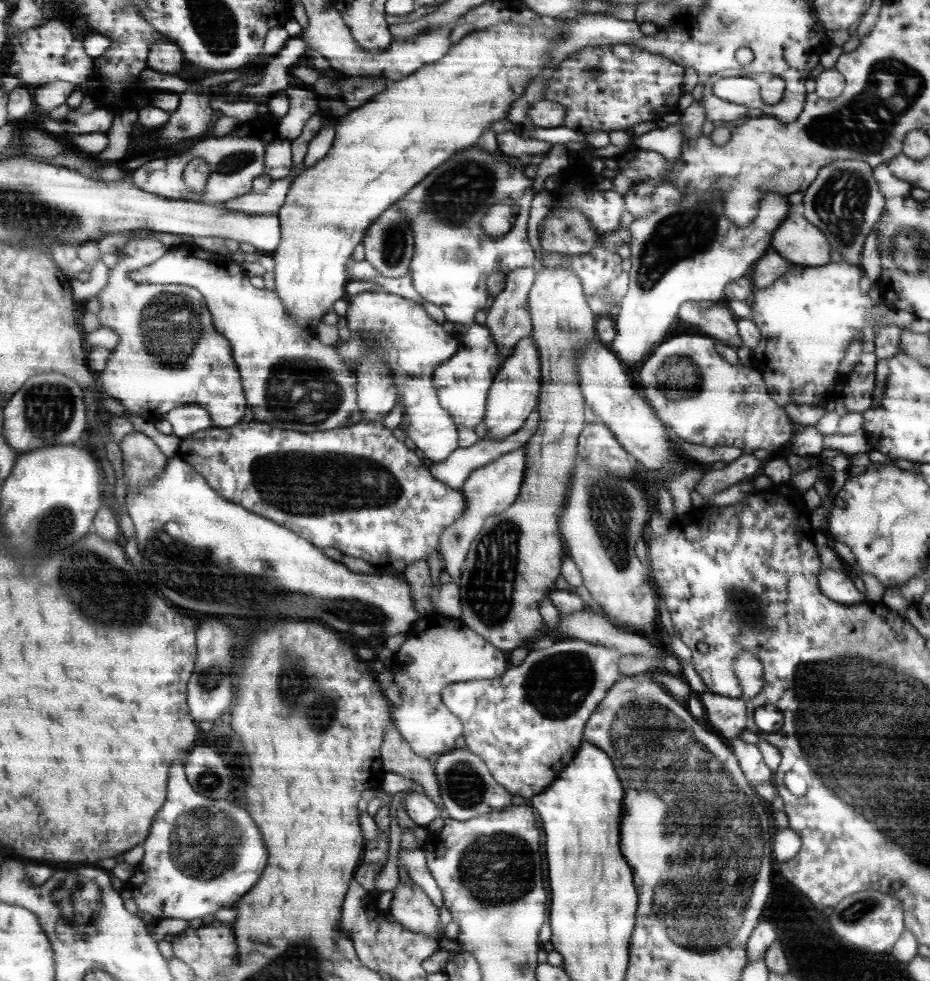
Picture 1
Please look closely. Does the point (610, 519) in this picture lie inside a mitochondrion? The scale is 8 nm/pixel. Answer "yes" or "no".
yes

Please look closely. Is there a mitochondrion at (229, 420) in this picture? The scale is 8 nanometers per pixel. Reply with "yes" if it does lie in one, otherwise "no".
no

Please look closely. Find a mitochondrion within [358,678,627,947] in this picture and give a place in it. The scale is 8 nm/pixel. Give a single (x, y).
(477, 875)

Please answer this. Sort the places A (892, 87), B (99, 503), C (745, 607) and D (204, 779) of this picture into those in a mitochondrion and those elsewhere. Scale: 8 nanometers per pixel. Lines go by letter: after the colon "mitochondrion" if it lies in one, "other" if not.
A: mitochondrion
B: other
C: mitochondrion
D: mitochondrion

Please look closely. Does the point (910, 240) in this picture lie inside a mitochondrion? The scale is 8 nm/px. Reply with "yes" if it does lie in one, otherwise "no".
yes

